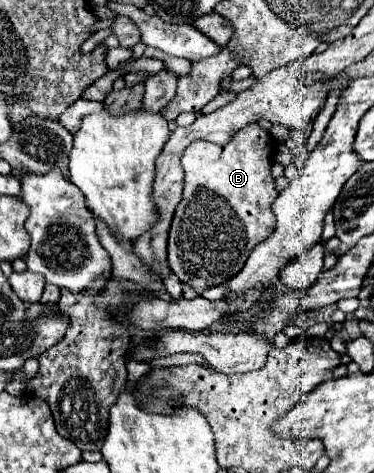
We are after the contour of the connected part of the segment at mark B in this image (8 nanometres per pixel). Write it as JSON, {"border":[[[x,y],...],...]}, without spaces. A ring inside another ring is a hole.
{"border":[[[257,122],[247,124],[239,130],[233,140],[225,146],[217,146],[207,140],[195,140],[189,144],[181,156],[181,166],[185,174],[183,198],[175,208],[171,232],[169,232],[169,266],[173,274],[179,276],[181,282],[187,282],[197,292],[229,282],[249,258],[251,250],[273,234],[275,216],[271,212],[271,204],[277,198],[275,180],[269,172],[273,164],[273,140],[267,130],[263,130]]]}

